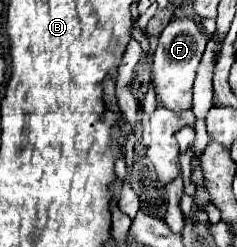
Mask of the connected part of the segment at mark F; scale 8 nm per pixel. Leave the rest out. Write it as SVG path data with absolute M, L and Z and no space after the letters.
M175 18L161 32L157 52L155 52L151 82L153 82L157 102L161 106L165 106L167 110L173 110L173 112L181 114L181 112L193 108L193 100L191 100L193 98L193 80L195 80L197 68L201 64L205 44L207 44L207 36L189 18Z

